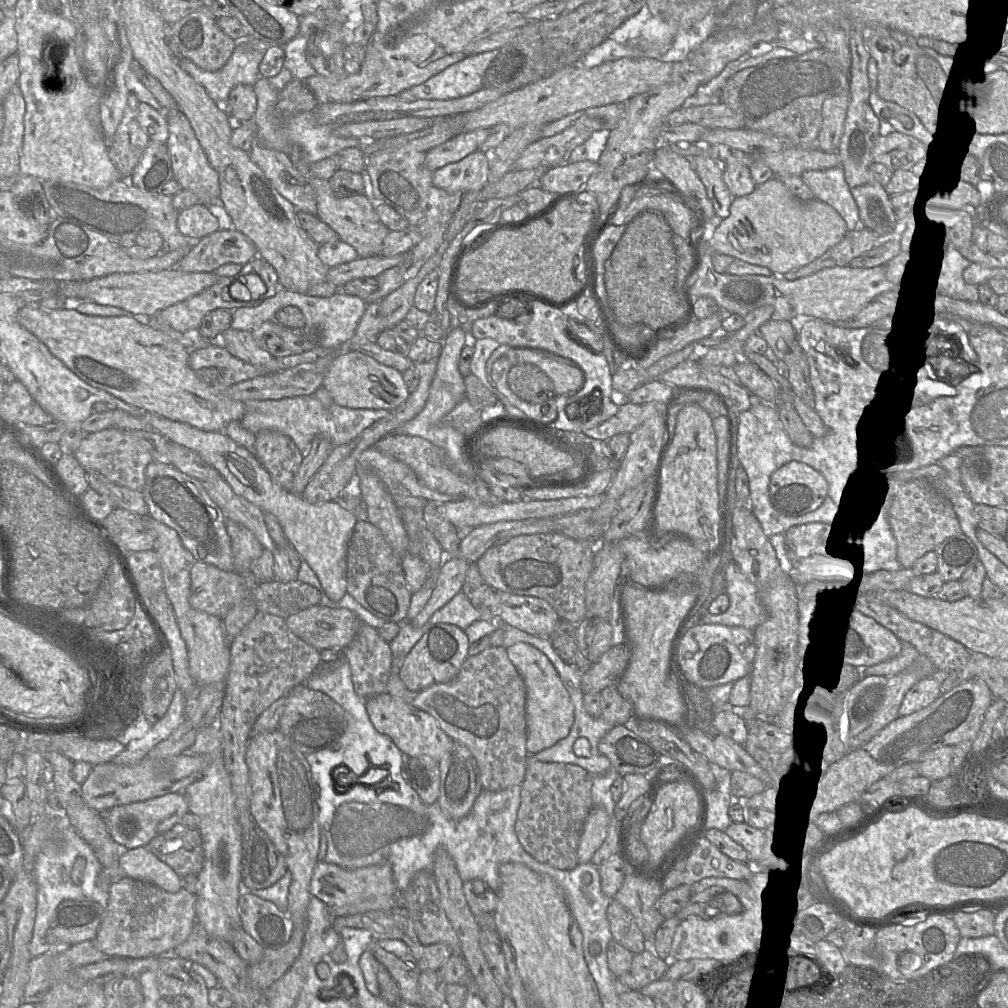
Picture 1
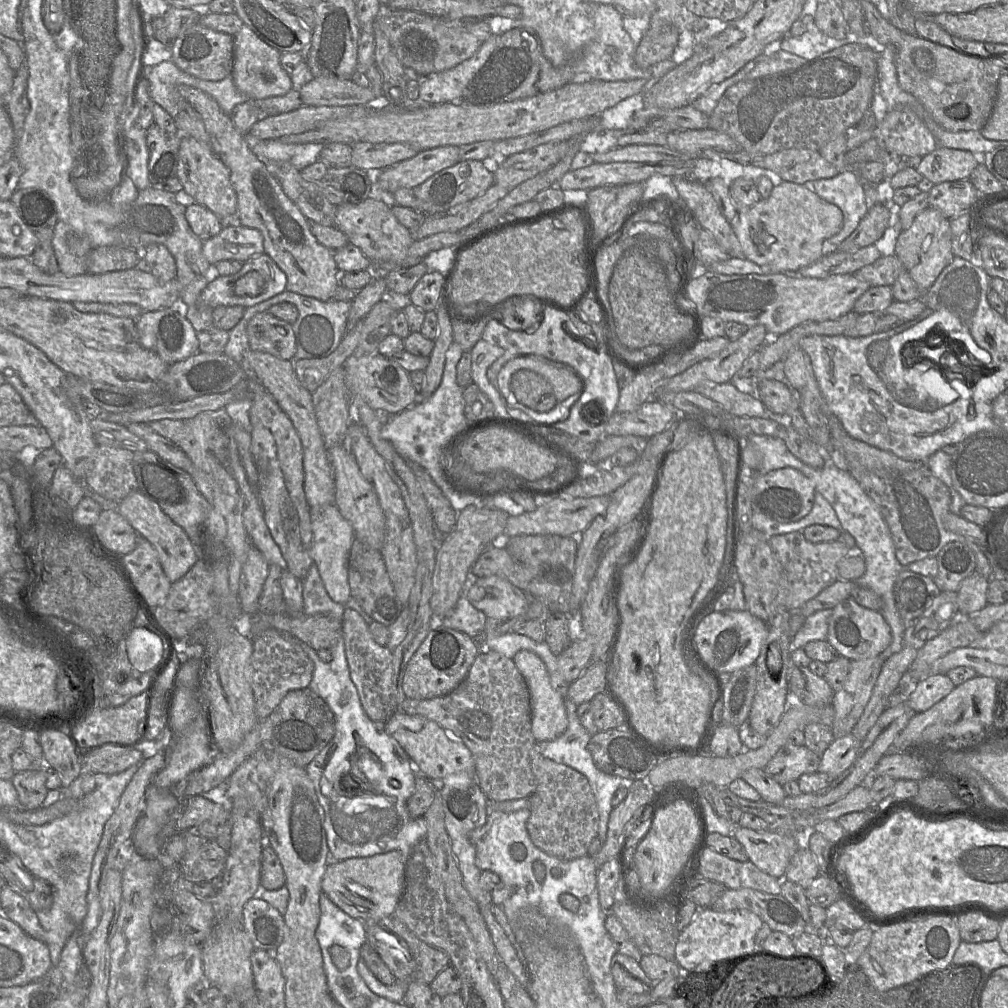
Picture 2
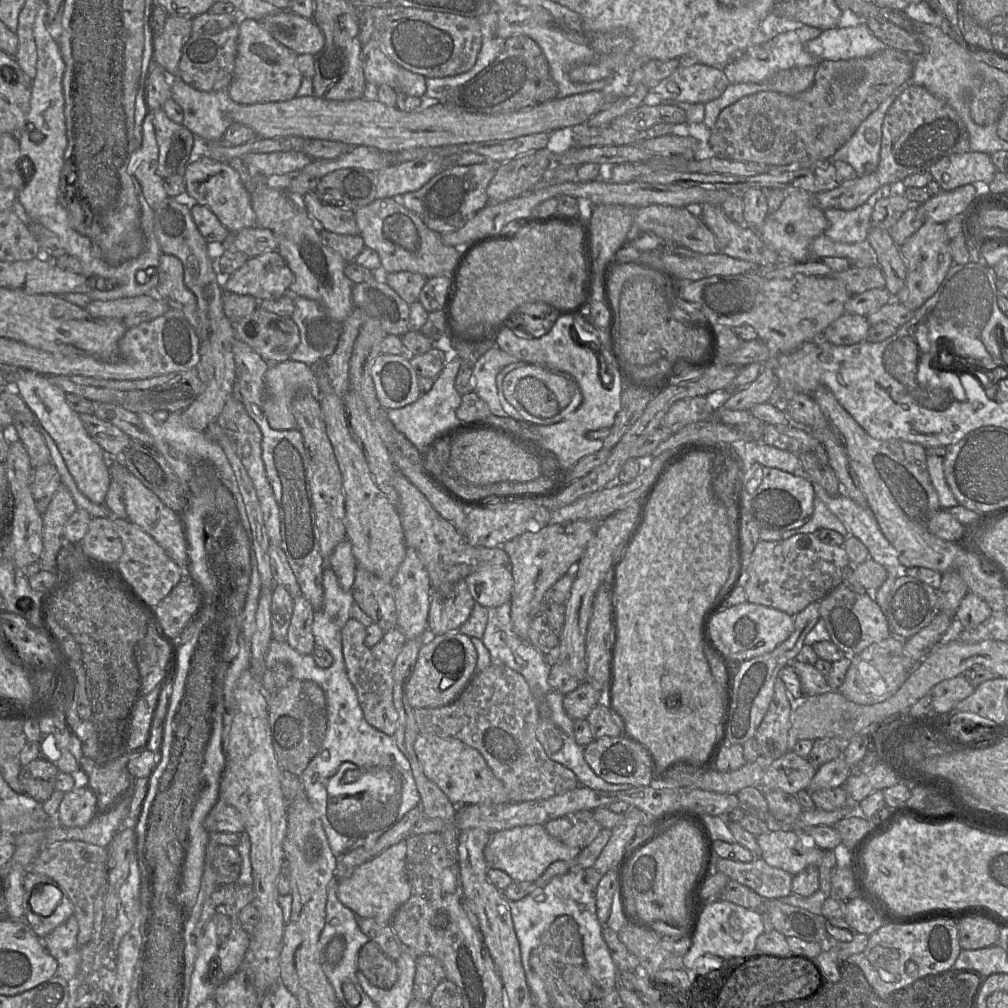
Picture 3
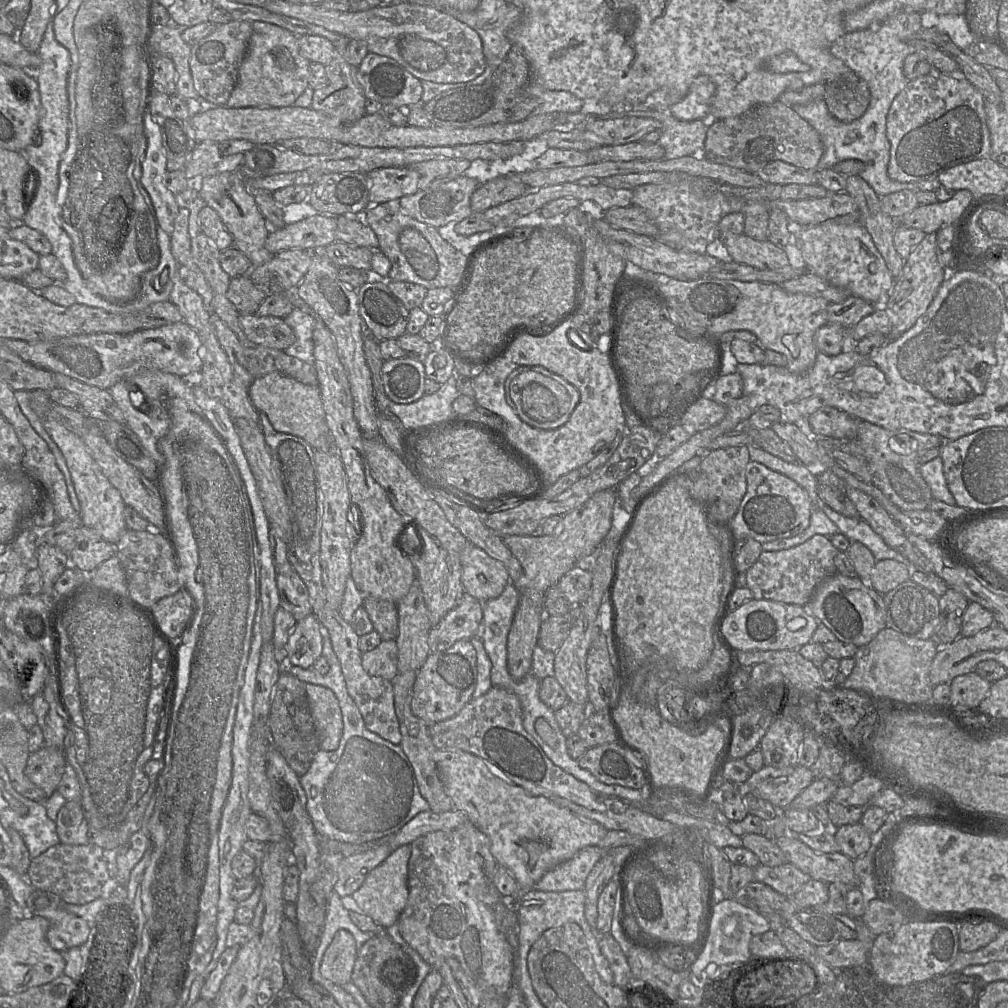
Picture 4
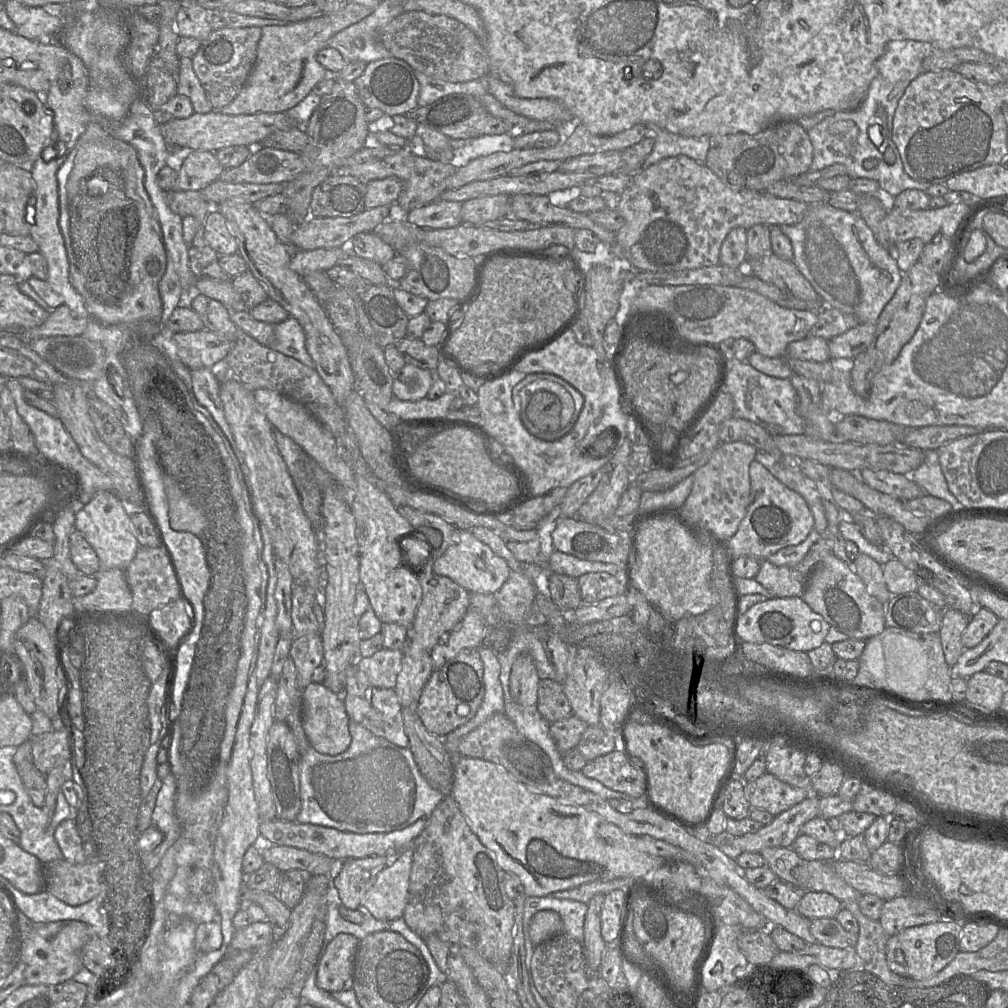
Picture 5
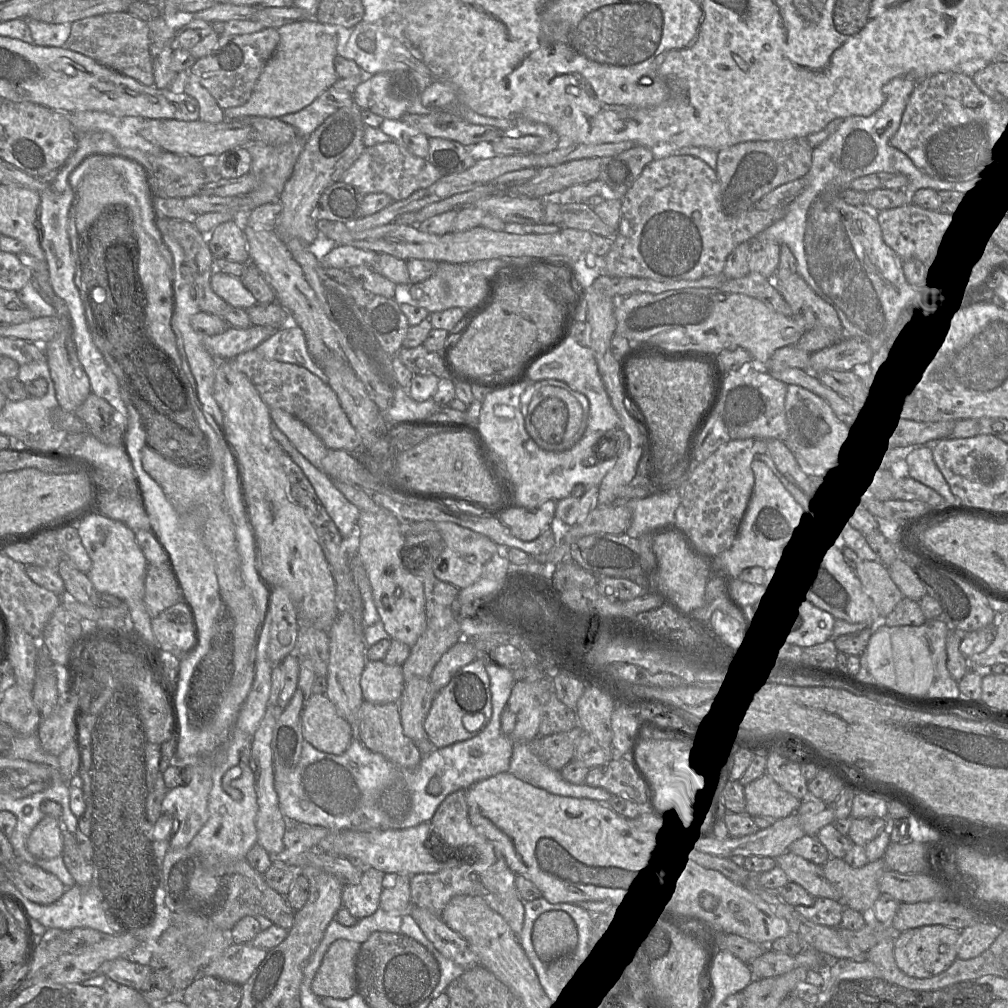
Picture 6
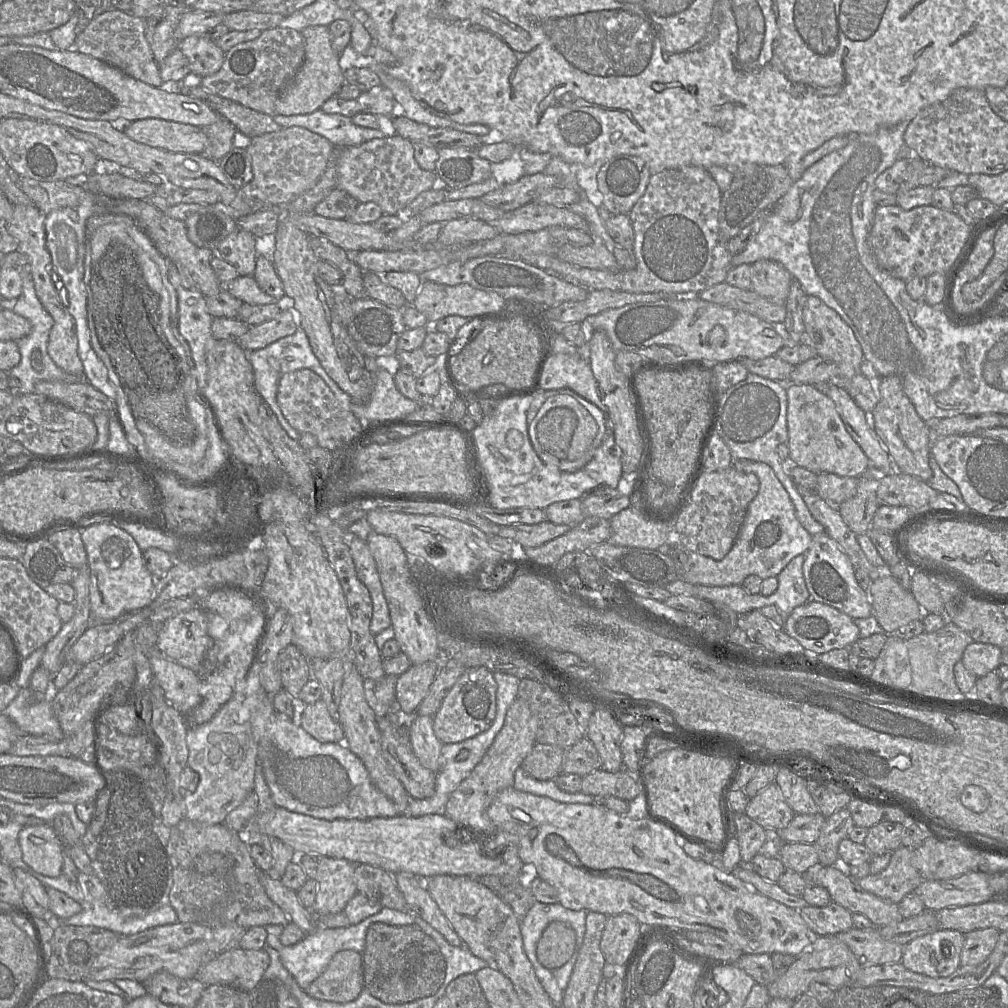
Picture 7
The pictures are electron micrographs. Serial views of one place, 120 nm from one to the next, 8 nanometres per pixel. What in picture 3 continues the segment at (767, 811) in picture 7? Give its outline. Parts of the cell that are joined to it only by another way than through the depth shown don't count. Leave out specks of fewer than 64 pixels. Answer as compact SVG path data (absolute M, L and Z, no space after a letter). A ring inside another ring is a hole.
M789 750L784 755L774 760L770 764L770 766L766 769L766 771L762 776L762 779L760 781L760 786L756 788L759 788L761 792L762 792L762 786L769 788L778 788L787 793L795 795L799 790L807 789L809 787L815 773L816 773L816 769L809 762L808 759L798 756L793 750Z

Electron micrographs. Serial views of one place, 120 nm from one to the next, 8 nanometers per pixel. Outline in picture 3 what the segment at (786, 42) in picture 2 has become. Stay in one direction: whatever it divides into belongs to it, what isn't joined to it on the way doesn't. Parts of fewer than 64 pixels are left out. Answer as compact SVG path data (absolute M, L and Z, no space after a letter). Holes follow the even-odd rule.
M864 22L856 27L836 27L822 31L805 45L807 52L818 62L870 57L886 48L888 46Z

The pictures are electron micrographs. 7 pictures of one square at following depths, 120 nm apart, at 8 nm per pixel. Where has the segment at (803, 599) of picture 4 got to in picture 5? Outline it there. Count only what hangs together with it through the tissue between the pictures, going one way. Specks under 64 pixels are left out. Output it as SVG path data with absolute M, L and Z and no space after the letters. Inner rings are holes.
M821 537L795 566L776 566L768 559L761 560L760 570L754 579L774 598L802 598L810 573L829 554L832 554L830 540Z

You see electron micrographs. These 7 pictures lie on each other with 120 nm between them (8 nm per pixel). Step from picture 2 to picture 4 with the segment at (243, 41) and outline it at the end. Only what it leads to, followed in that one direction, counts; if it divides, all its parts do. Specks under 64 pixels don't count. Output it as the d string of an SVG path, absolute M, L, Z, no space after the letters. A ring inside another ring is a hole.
M261 21L252 22L252 34L248 49L238 71L238 80L229 100L228 108L278 108L294 105L297 98L309 86L310 61L300 55L297 36L279 26Z

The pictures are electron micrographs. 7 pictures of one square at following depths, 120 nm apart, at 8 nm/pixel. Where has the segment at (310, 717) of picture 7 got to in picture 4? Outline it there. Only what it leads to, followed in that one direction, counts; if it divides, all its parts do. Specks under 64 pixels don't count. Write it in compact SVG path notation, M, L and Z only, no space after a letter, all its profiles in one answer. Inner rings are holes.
M305 683L310 711L319 739L319 747L325 751L338 748L343 733L343 718L334 692L324 686Z

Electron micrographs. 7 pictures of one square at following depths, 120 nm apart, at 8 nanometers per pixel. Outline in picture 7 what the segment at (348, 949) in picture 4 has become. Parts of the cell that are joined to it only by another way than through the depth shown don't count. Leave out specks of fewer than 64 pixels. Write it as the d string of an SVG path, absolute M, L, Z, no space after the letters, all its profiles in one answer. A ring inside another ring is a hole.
M341 950L305 992L315 999L347 1003L355 1000L362 989L362 954L354 950Z

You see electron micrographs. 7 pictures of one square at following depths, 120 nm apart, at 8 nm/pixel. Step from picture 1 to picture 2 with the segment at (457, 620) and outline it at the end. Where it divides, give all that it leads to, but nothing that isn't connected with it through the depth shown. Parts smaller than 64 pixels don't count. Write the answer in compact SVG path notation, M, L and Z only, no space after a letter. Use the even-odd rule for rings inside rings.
M463 594L457 601L457 604L455 608L452 610L452 612L449 615L447 615L445 618L443 618L443 620L436 622L441 622L442 625L448 628L463 632L468 636L470 636L471 638L475 638L482 631L484 631L487 619L488 617L482 611L476 609L472 605L472 603L468 600L466 595Z

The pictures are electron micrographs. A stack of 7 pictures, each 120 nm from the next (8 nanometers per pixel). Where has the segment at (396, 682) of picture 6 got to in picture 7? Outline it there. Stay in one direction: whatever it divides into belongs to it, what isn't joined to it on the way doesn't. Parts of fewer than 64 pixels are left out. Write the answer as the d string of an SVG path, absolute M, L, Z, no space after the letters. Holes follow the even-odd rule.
M386 674L379 679L363 680L366 701L377 718L386 716L396 703L396 679Z

